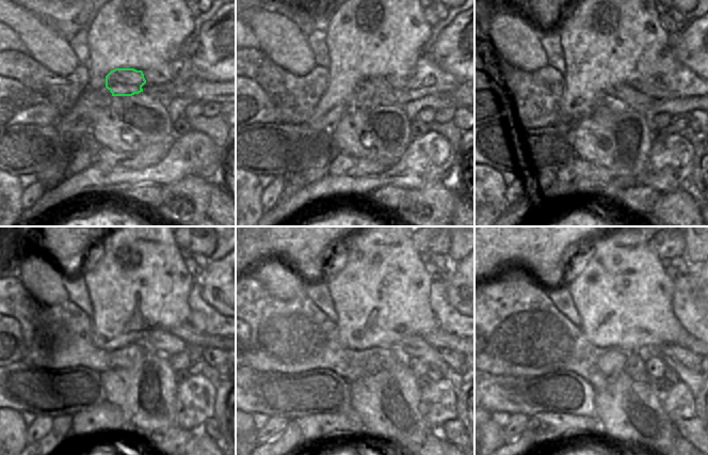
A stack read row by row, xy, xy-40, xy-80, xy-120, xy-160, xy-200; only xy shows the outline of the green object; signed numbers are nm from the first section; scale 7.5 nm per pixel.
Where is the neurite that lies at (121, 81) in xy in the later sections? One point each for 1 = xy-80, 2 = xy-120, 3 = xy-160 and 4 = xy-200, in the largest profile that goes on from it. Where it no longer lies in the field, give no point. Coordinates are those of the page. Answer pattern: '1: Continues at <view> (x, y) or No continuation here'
1: Continues at xy-80 (622, 97)
2: Continues at xy-120 (162, 341)
3: Continues at xy-160 (416, 346)
4: Continues at xy-200 (691, 378).

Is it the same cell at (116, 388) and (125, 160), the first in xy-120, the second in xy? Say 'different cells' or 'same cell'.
different cells

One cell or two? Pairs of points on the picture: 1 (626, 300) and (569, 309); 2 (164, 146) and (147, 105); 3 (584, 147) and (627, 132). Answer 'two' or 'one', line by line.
1: two
2: two
3: one

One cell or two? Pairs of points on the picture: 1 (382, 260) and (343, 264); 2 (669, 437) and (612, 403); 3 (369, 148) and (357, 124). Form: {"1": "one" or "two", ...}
{"1": "one", "2": "one", "3": "one"}

